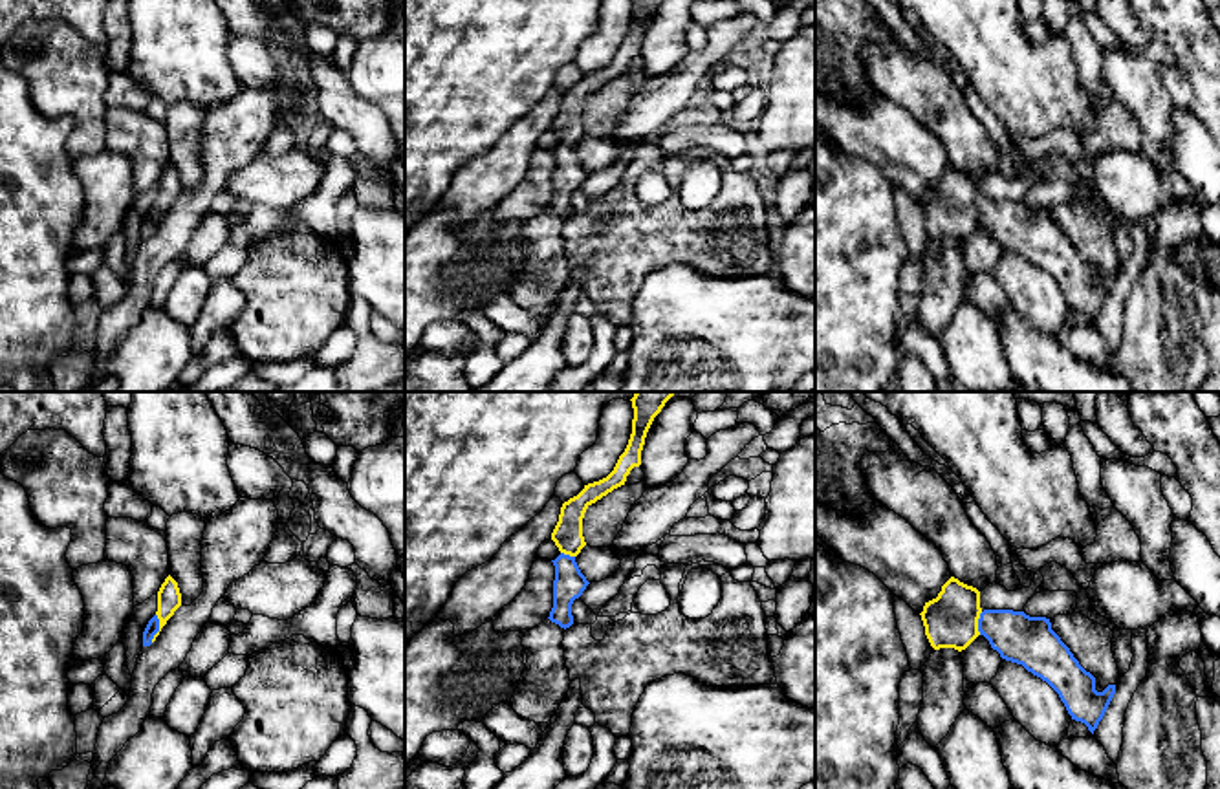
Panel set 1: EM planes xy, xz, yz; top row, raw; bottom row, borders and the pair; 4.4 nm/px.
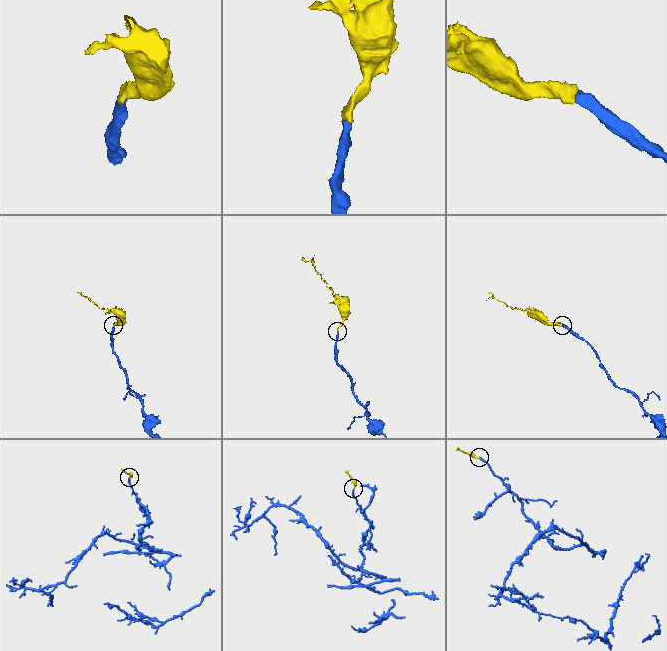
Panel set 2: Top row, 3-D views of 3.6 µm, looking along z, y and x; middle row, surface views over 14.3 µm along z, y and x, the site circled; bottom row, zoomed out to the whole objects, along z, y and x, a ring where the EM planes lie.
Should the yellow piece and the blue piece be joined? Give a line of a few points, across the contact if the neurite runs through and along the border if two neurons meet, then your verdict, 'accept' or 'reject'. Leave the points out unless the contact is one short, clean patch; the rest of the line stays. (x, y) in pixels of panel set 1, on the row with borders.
line xy (169, 599), (160, 628), (152, 626); accept

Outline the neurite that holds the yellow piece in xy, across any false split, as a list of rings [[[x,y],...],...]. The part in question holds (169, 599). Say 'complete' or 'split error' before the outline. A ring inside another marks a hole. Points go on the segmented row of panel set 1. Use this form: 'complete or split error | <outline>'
split error | [[[169,575],[158,591],[158,611],[148,621],[143,632],[143,646],[150,646],[159,635],[161,628],[174,615],[174,611],[181,606],[181,593],[178,582]]]

